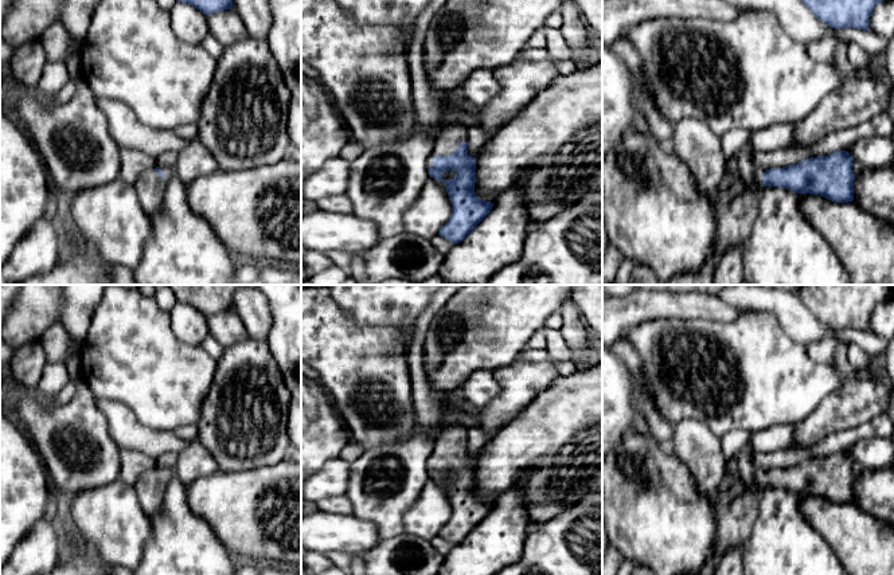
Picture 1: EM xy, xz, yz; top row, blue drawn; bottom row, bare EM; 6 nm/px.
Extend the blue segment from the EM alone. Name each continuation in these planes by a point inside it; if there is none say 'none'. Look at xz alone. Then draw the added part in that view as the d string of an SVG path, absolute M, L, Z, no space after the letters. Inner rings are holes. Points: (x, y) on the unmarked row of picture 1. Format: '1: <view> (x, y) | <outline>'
1: xz (449, 438) | M446 425L438 434L434 442L434 449L428 461L428 469L432 468L434 457L452 455L460 443L468 443L468 429L462 425Z

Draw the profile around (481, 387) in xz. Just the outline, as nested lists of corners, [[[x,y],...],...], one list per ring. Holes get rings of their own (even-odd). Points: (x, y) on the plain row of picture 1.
[[[479,369],[475,371],[461,386],[457,396],[481,410],[495,400],[499,392],[500,387],[493,376],[493,372]]]

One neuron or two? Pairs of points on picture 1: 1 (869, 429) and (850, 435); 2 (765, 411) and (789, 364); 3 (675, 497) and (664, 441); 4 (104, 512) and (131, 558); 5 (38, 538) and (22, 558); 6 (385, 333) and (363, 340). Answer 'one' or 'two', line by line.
1: one
2: one
3: two
4: one
5: one
6: one

